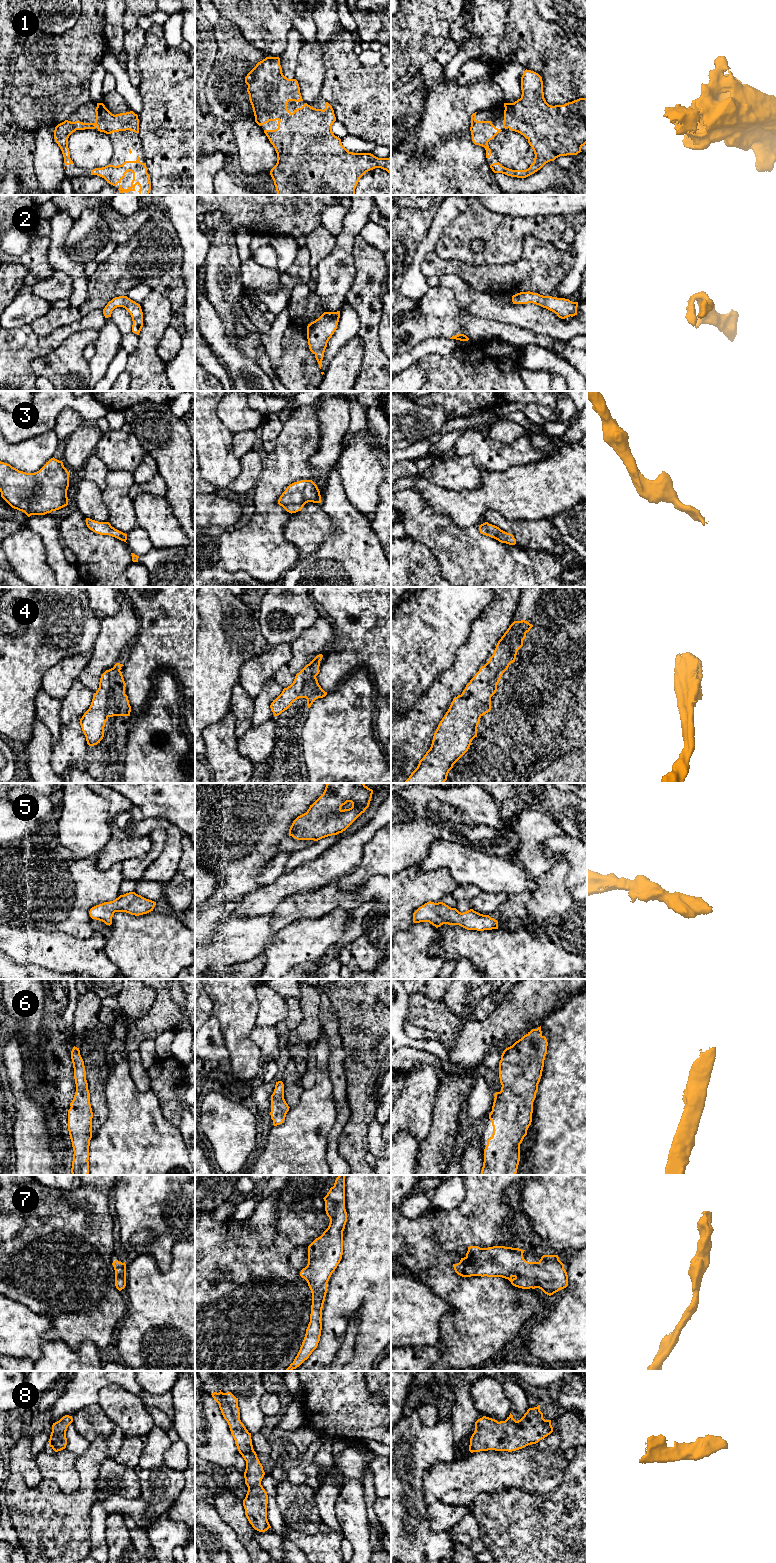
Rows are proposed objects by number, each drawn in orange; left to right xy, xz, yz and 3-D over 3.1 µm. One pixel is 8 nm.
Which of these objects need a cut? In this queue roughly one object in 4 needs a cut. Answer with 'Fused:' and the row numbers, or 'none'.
Fused: none

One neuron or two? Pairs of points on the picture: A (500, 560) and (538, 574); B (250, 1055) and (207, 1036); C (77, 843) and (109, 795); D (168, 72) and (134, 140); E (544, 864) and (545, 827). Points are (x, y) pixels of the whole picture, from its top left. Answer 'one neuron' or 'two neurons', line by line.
A: one neuron
B: two neurons
C: two neurons
D: two neurons
E: one neuron

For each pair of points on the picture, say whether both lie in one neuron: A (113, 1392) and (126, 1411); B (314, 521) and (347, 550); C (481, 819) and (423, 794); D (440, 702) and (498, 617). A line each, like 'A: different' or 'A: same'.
A: same
B: different
C: same
D: same

